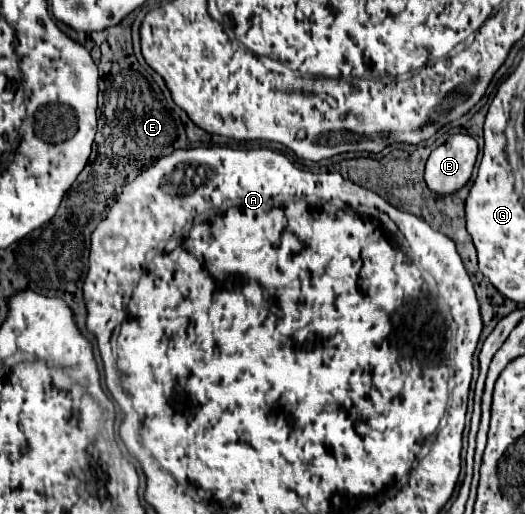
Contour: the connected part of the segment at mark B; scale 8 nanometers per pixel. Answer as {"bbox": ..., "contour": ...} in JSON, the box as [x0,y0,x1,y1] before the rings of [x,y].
{"bbox":[425,133,477,195],"contour":[[[457,133],[439,145],[427,159],[425,181],[431,191],[447,195],[461,189],[473,171],[477,159],[477,141],[471,135]]]}

